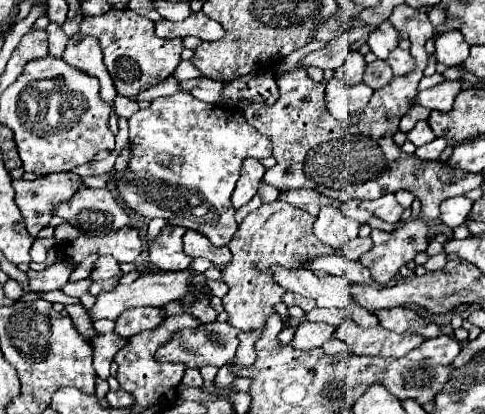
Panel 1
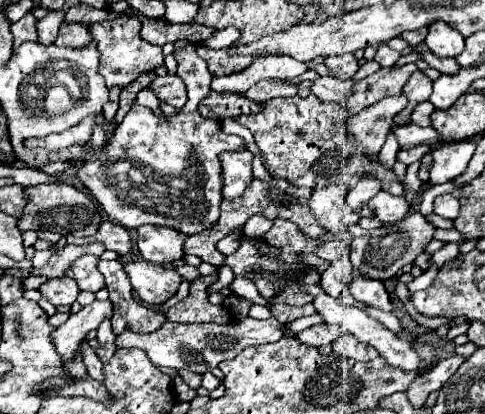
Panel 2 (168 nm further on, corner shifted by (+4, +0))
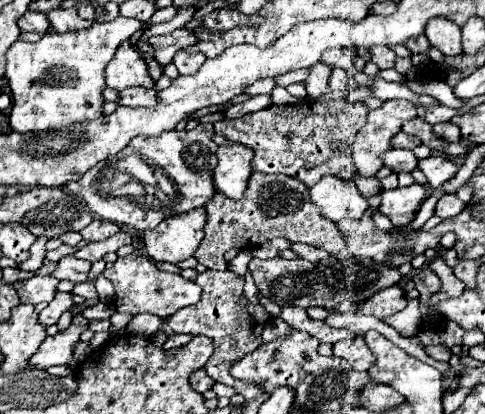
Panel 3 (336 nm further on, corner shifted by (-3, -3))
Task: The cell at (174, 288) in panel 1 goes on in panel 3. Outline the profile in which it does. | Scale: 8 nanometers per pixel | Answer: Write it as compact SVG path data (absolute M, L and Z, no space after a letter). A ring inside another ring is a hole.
M76 314L72 318L70 328L66 332L58 332L54 336L48 336L42 342L40 350L32 356L30 362L36 368L44 368L44 370L50 368L50 366L60 366L60 364L76 370L78 366L76 366L76 360L74 360L74 350L80 342L80 334L84 330L88 330L88 324L90 324L90 320L86 320L82 314Z

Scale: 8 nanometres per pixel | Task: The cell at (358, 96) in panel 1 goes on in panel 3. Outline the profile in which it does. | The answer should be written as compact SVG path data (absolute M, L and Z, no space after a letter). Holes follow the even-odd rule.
M322 62L314 64L312 70L310 70L310 76L304 82L306 90L308 90L308 98L318 100L322 94L330 92L328 80L330 80L330 68L326 64L322 64Z

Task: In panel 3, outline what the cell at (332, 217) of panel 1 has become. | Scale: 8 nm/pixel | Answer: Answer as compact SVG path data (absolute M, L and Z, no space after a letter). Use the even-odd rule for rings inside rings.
M324 176L312 190L312 202L320 208L322 216L332 222L340 220L360 220L364 216L368 202L360 196L354 180L342 180L336 176Z

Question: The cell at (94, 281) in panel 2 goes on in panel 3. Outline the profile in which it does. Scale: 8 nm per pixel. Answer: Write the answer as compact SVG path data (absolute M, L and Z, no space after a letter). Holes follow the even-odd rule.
M64 256L58 262L58 268L52 272L54 278L58 280L70 280L74 284L78 282L88 282L88 272L90 272L90 262L88 260L78 260L74 256Z

